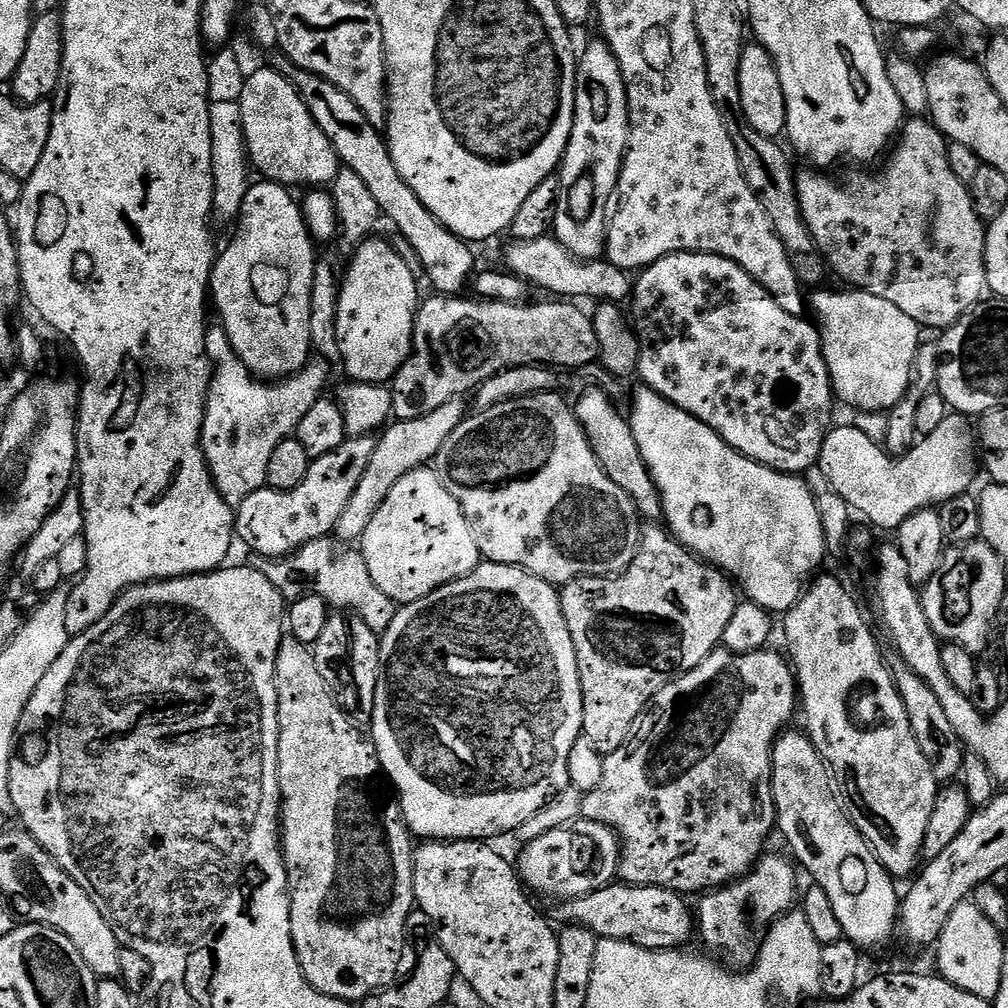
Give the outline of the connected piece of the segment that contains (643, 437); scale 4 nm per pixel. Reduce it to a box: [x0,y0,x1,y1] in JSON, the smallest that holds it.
[630,386,826,614]

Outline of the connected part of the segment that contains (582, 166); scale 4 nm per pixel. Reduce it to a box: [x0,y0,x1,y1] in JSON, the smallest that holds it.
[555,38,628,260]

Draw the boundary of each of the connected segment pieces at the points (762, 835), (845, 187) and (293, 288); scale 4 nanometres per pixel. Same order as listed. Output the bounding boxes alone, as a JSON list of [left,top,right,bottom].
[[580,650,798,894],[796,118,988,330],[210,182,318,382]]

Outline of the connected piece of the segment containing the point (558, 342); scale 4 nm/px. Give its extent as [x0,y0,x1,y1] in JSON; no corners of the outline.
[390,294,600,420]

